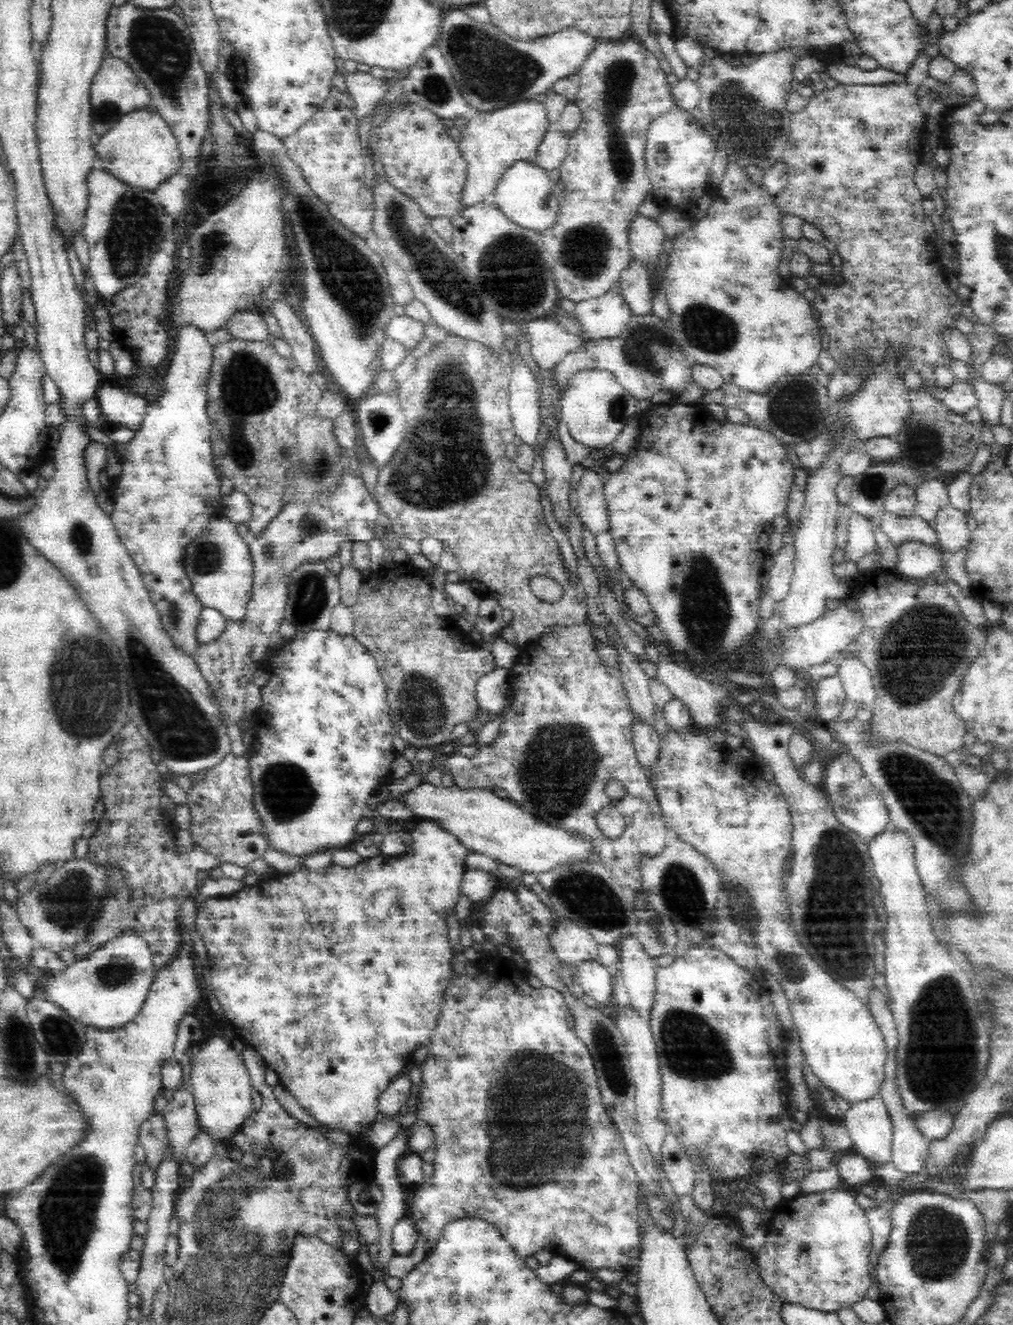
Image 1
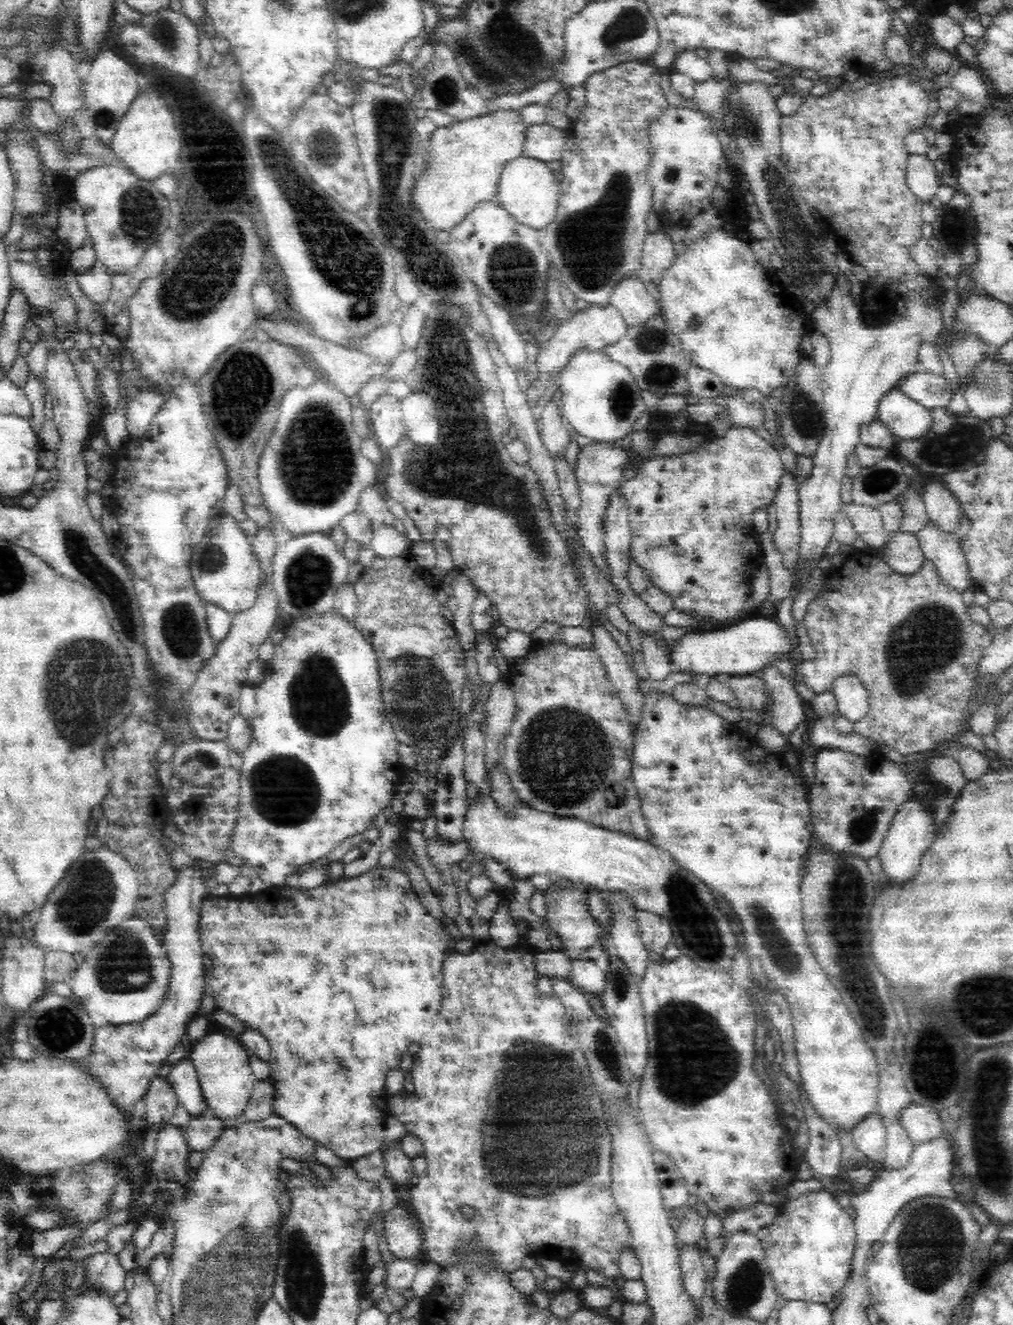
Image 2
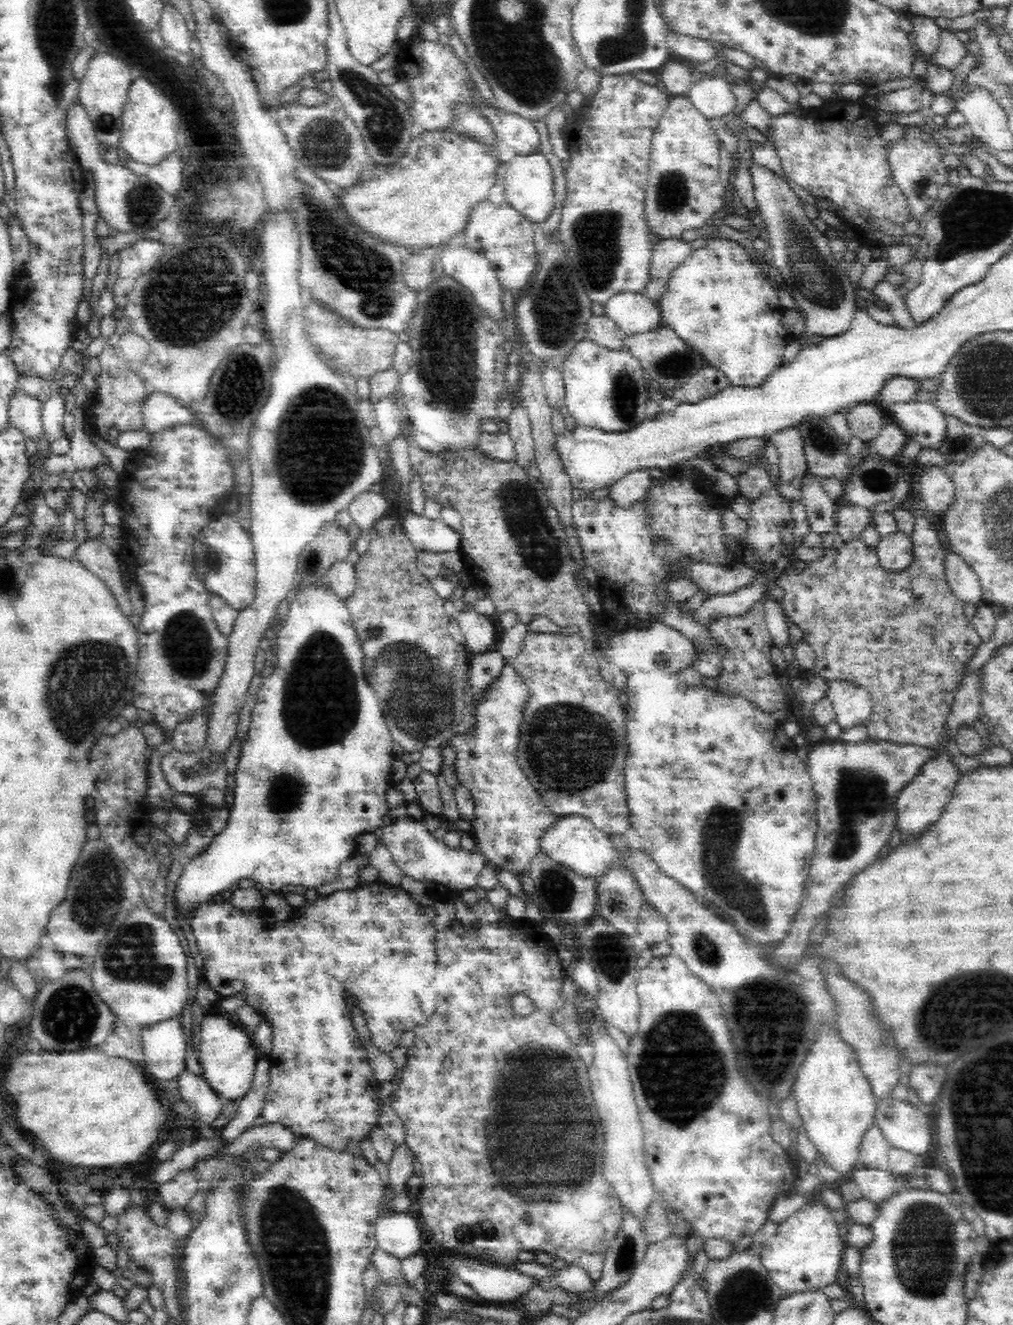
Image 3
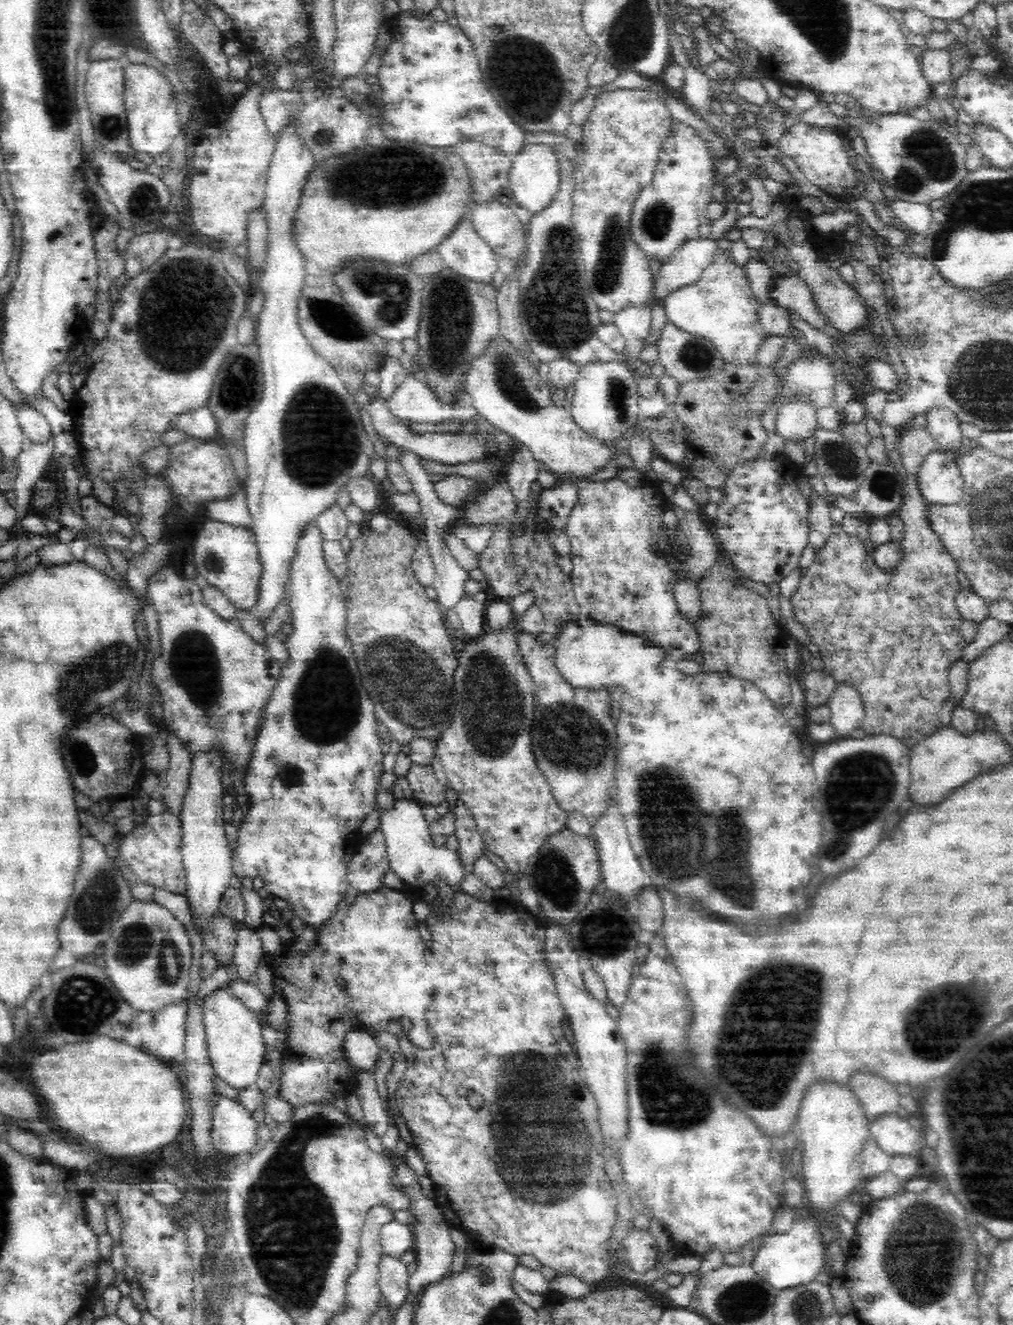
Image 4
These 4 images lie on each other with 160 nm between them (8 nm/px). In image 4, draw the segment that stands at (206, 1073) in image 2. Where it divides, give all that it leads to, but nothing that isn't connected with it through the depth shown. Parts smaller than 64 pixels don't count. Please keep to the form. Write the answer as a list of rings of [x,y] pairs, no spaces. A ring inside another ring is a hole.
[[[224,989],[214,991],[202,1002],[200,1020],[206,1058],[211,1065],[214,1077],[224,1080],[230,1088],[241,1091],[248,1089],[256,1080],[260,1066],[265,1062],[264,1041],[260,1033],[261,1011],[250,1011],[238,1000],[227,996]]]

